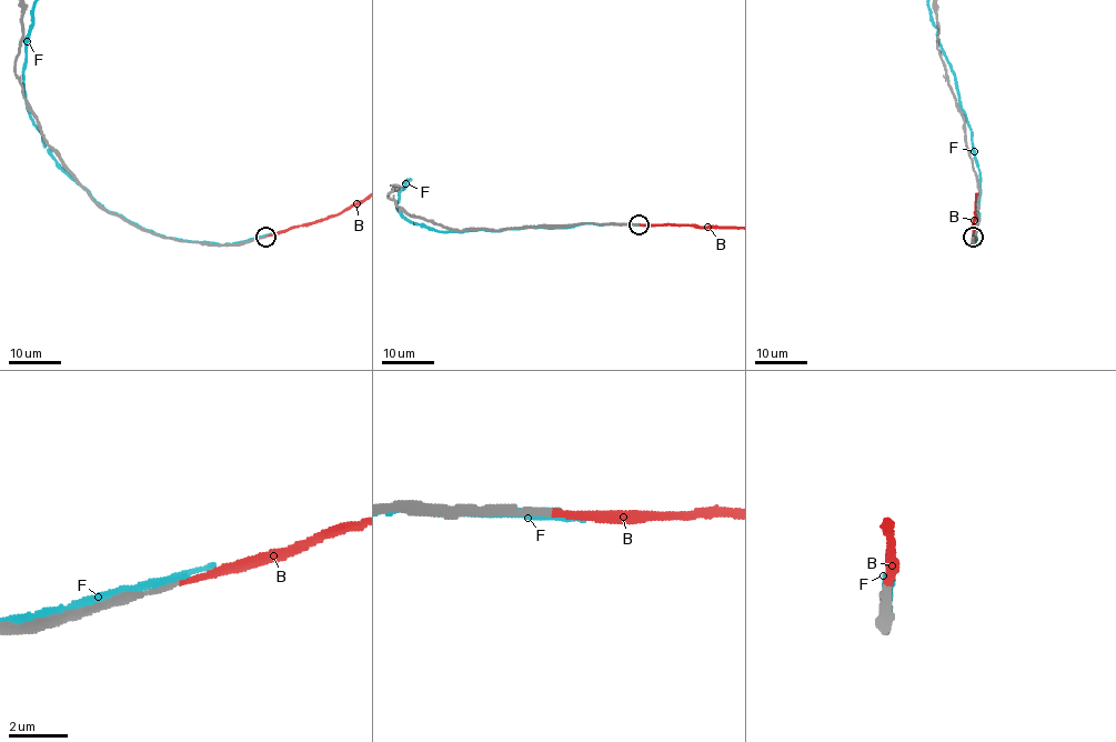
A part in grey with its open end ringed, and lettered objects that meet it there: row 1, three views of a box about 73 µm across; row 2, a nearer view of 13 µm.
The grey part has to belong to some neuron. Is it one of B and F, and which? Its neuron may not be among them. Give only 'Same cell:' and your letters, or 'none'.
Same cell: B

